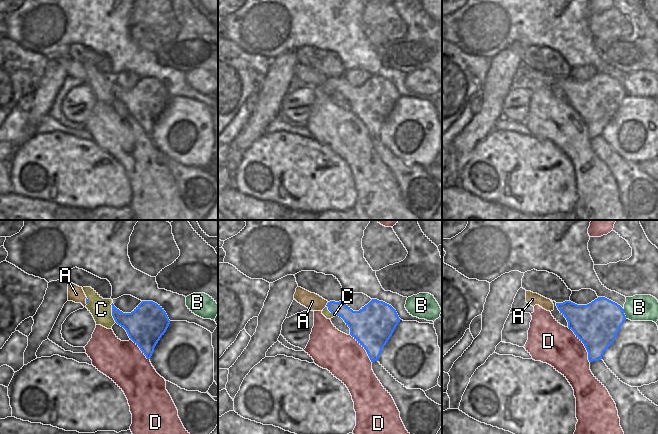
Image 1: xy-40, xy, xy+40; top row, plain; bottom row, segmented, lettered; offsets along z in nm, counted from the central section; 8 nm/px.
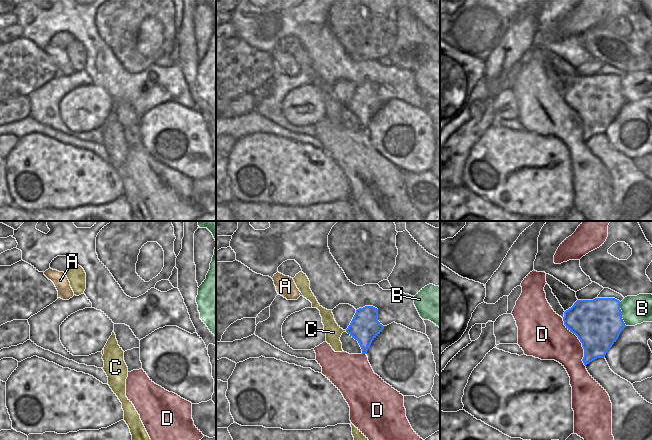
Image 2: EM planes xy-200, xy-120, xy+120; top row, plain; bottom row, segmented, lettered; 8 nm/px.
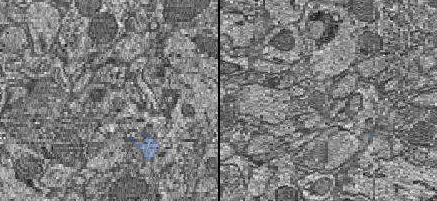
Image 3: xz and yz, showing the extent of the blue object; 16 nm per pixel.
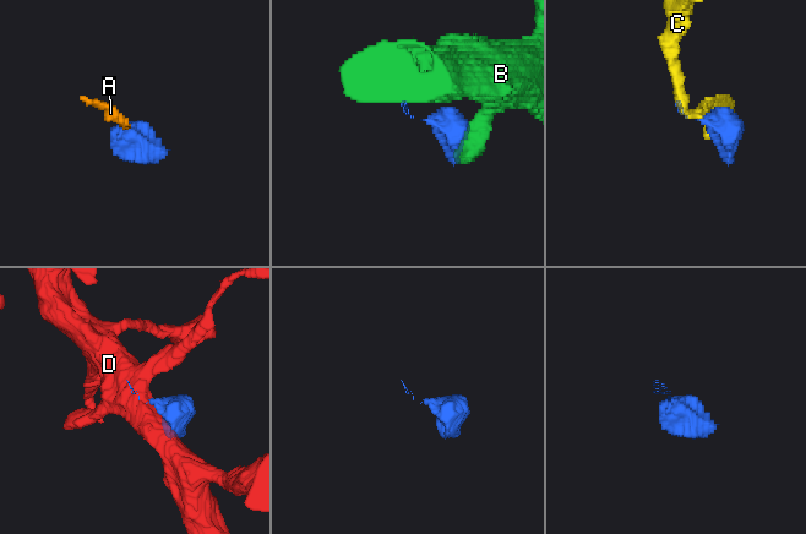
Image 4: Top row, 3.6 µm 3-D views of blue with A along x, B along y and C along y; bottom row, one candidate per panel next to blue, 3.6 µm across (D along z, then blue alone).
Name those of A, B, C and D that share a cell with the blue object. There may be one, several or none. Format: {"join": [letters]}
{"join": ["A"]}

